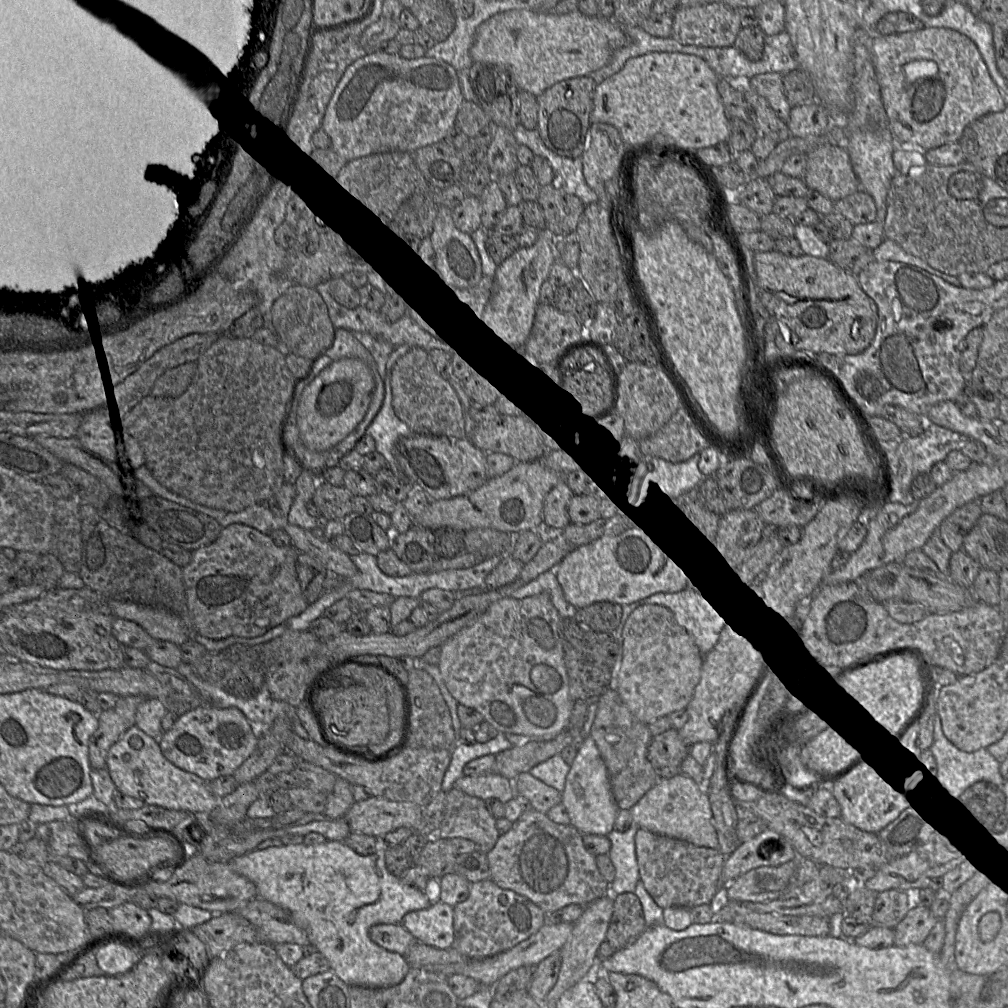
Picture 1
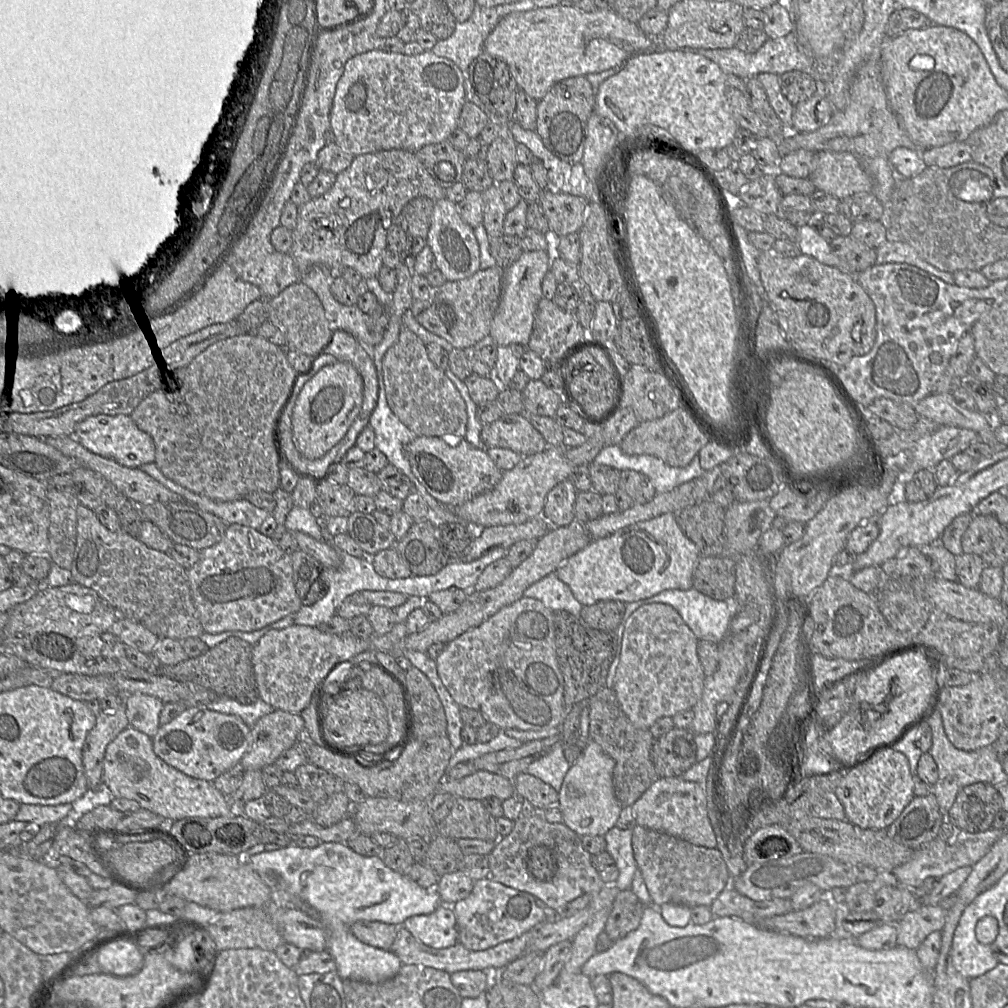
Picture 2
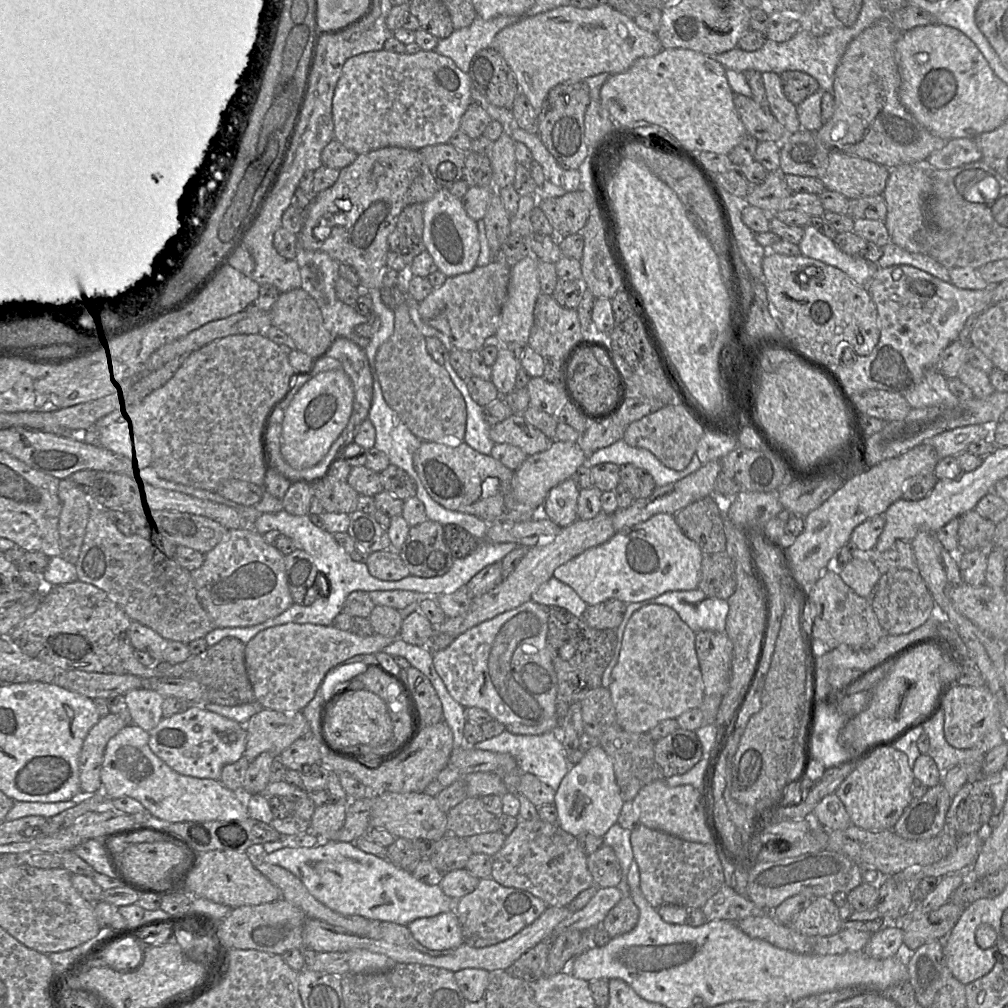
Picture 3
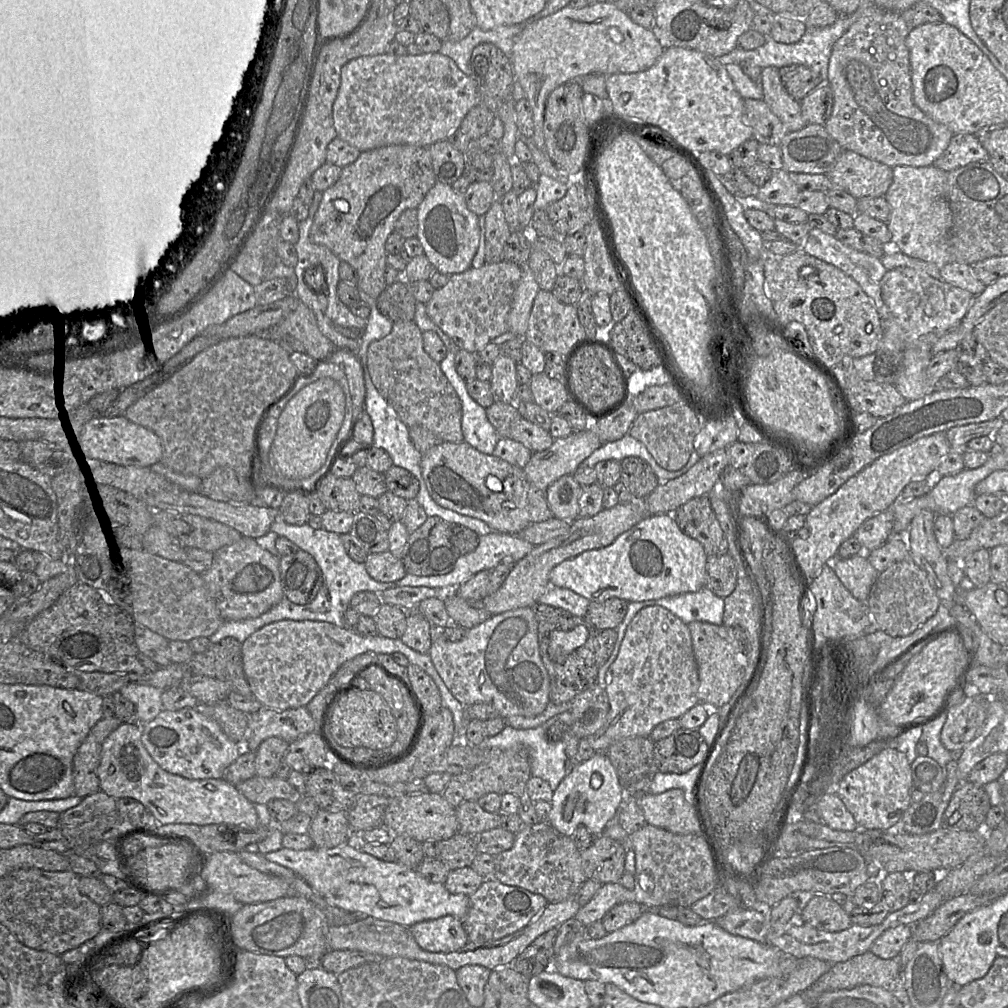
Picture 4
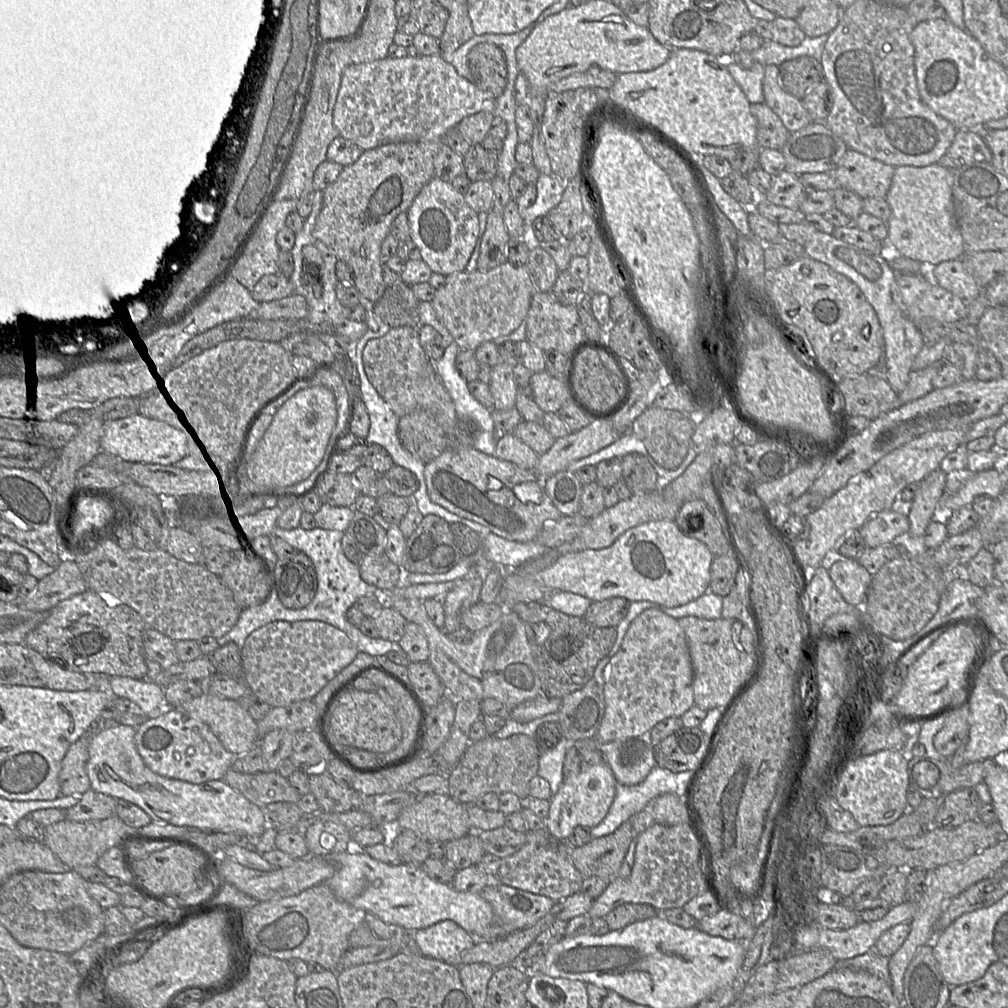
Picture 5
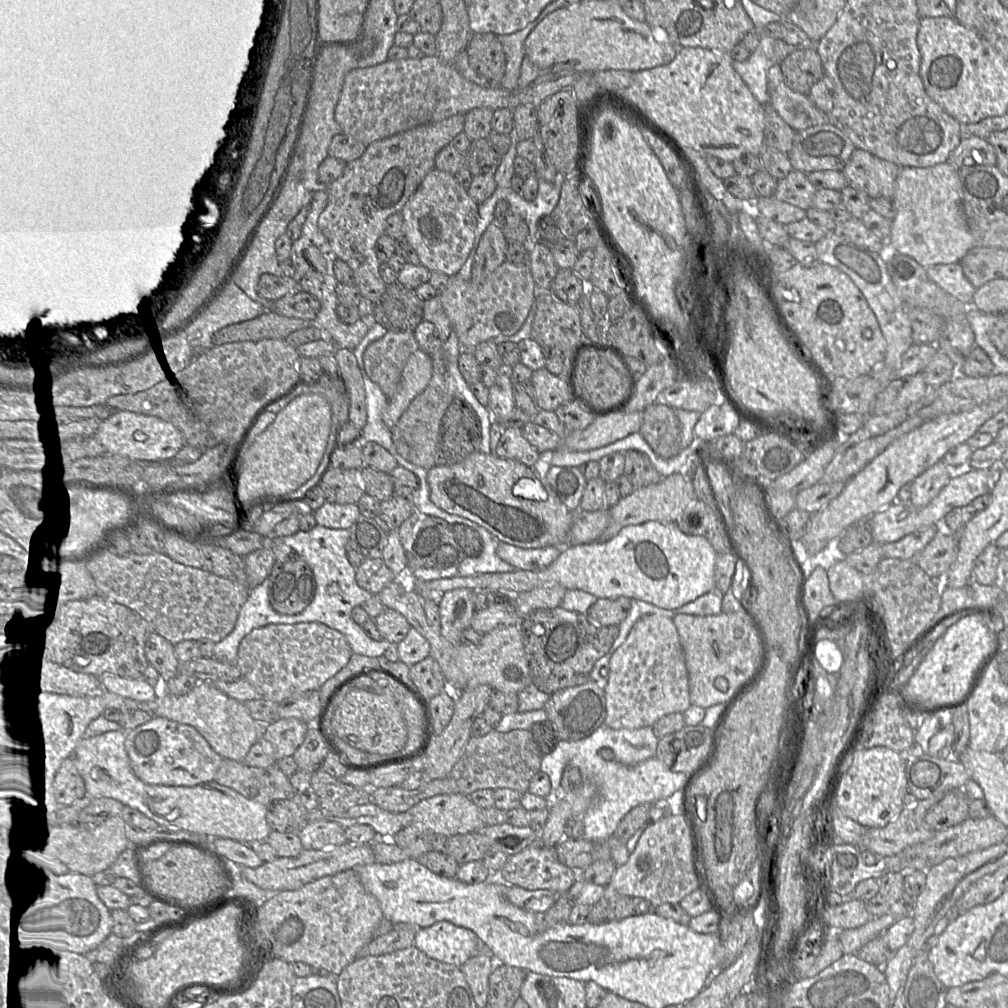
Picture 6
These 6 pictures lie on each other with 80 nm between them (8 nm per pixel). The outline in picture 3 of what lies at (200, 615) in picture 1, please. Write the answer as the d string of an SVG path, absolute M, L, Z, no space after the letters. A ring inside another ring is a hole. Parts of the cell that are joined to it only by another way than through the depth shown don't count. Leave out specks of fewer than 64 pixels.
M229 529L225 538L219 544L217 544L213 549L205 553L205 560L203 564L199 568L191 571L191 575L194 581L198 598L202 606L205 608L205 610L213 619L216 628L246 627L246 626L257 625L269 619L275 618L276 616L286 611L290 606L292 606L292 604L294 604L287 586L284 557L285 556L274 545L268 544L265 541L263 535L258 533L255 529Z

